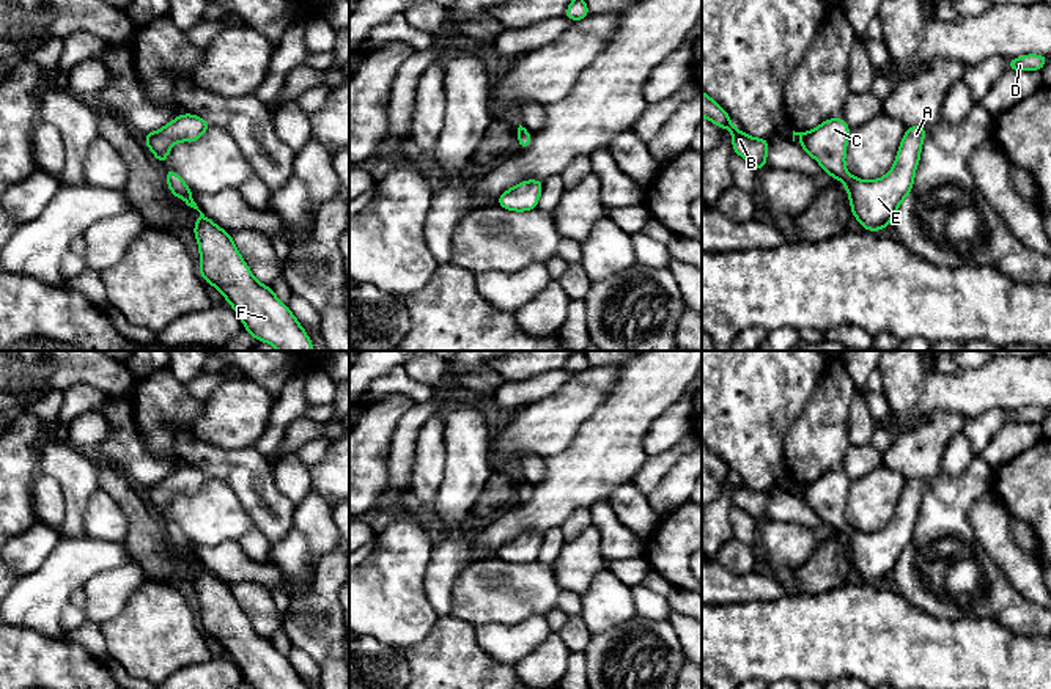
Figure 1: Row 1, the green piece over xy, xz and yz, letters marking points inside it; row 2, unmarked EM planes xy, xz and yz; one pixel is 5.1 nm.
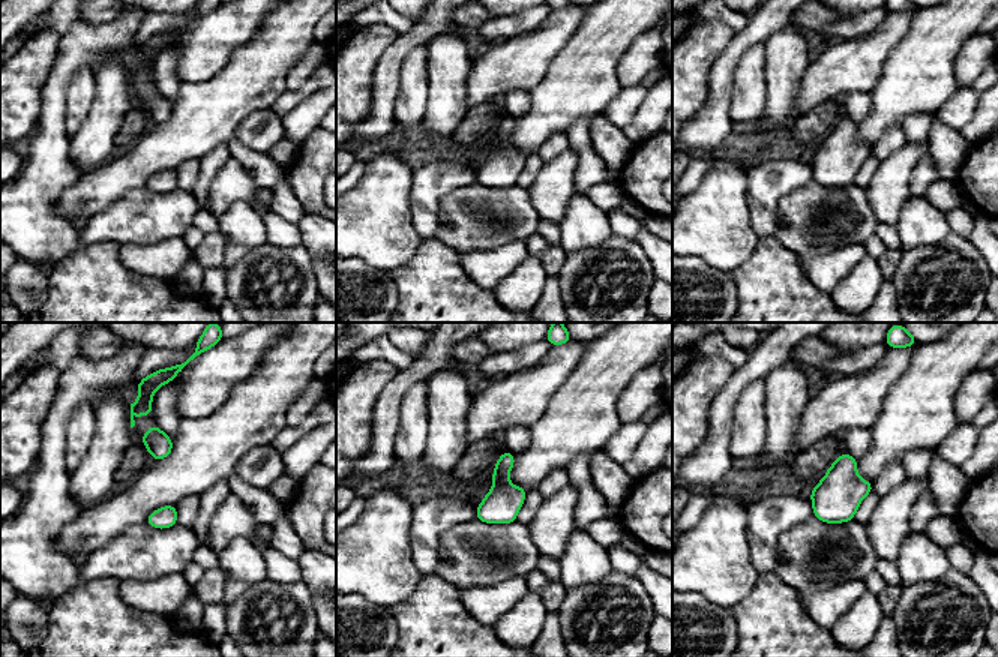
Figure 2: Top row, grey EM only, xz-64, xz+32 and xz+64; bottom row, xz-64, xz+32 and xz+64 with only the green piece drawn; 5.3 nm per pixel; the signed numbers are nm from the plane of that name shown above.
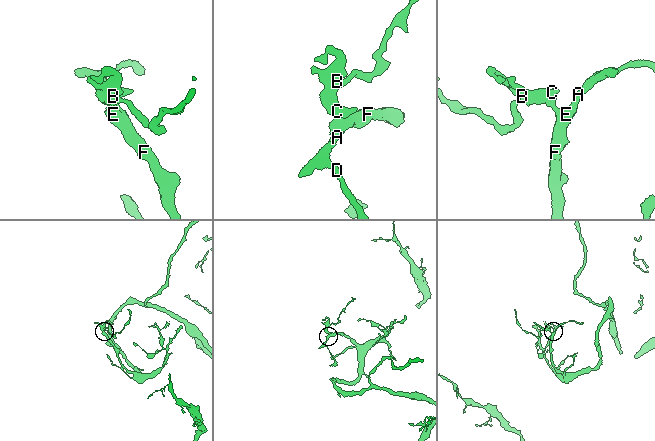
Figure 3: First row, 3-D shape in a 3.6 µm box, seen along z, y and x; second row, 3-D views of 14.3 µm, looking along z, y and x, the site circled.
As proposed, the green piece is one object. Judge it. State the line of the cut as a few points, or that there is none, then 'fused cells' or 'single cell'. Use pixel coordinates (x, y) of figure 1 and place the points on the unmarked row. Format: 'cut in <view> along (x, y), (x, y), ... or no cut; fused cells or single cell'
no cut; single cell

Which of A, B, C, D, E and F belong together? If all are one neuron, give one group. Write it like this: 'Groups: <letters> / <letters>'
Groups: A B C D E F

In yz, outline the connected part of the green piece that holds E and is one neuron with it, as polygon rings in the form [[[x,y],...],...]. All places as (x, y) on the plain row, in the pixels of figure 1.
[[[842,469],[829,470],[813,483],[793,483],[793,494],[799,488],[799,499],[831,530],[843,535],[853,569],[859,573],[861,579],[870,584],[883,584],[892,574],[902,554],[913,544],[927,481],[927,478],[908,478],[891,524],[875,533],[862,533],[846,524],[845,505],[851,481]]]

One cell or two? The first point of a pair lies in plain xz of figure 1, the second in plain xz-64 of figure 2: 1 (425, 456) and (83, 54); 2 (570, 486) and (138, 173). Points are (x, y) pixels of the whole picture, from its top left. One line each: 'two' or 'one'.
1: two
2: one

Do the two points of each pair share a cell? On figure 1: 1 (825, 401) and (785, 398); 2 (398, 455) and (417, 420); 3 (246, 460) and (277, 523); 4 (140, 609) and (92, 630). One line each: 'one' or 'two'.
1: two
2: one
3: one
4: two

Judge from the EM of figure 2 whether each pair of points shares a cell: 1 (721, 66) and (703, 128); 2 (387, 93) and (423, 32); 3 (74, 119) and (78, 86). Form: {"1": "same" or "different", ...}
{"1": "same", "2": "same", "3": "same"}

